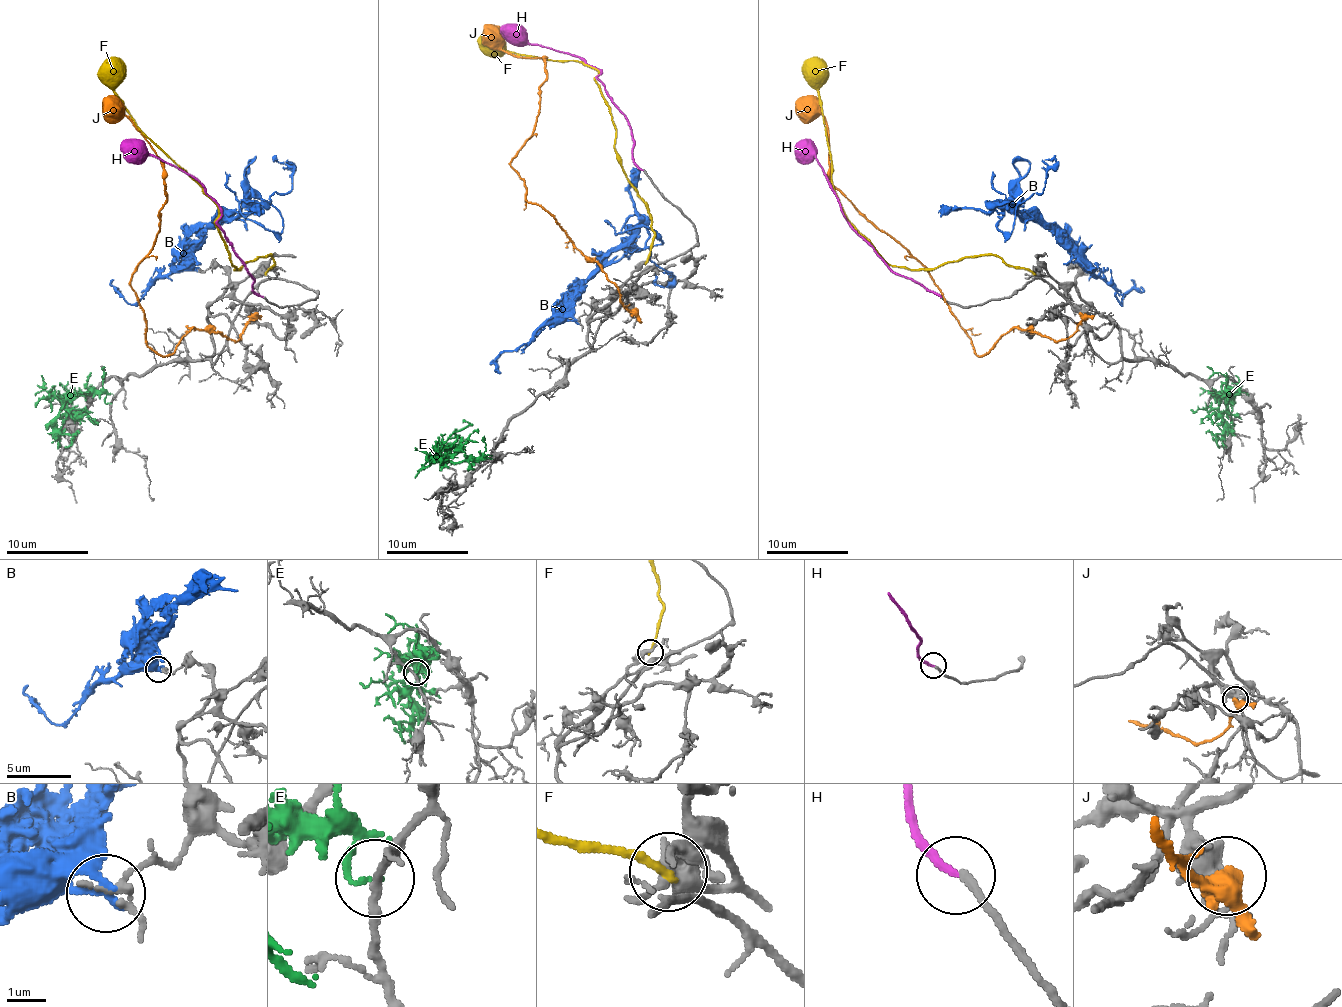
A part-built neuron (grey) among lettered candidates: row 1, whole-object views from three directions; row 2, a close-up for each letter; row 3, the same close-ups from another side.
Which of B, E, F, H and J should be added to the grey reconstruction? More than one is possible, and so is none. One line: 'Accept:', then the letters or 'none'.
Accept: H

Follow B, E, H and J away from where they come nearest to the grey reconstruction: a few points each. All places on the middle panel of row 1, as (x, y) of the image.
B: (574, 320), (574, 292), (607, 255), (623, 247), (647, 249), (674, 277), (666, 286), (656, 273)
E: (491, 455), (482, 459), (450, 461), (442, 448), (436, 453), (442, 453), (452, 444), (444, 448)
H: (641, 170), (633, 159), (631, 127), (599, 78), (599, 70), (568, 54), (533, 43), (517, 43), (501, 25)
J: (635, 310), (552, 216), (525, 198), (525, 182), (511, 161), (533, 133), (546, 64), (513, 56), (485, 25)

